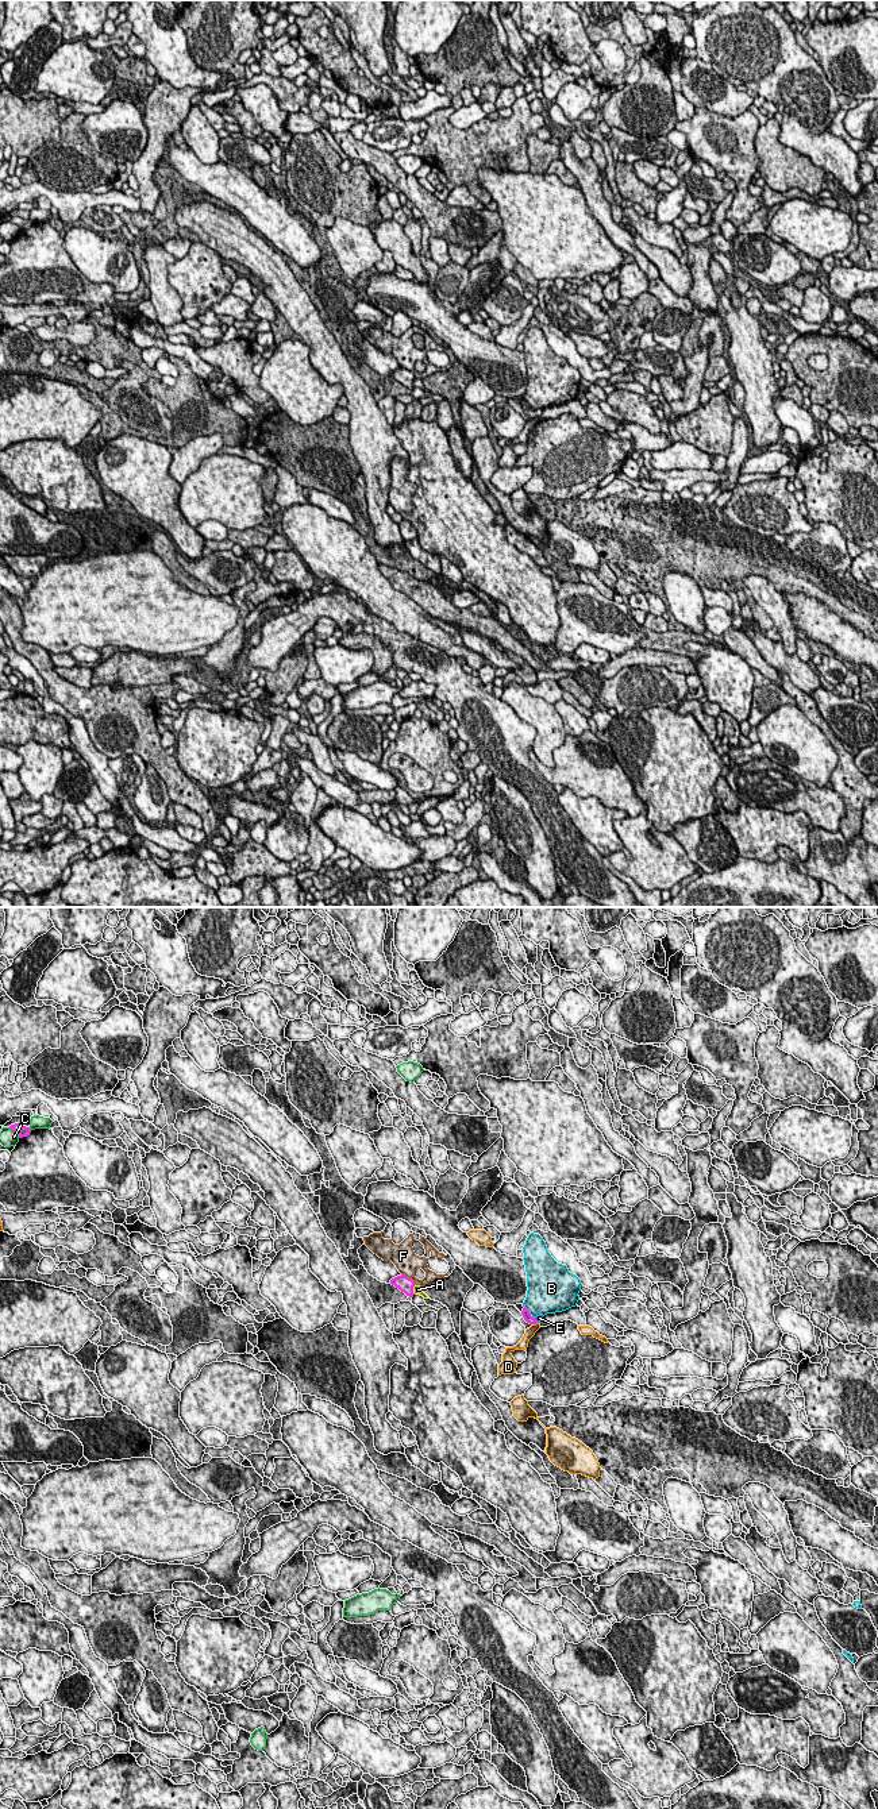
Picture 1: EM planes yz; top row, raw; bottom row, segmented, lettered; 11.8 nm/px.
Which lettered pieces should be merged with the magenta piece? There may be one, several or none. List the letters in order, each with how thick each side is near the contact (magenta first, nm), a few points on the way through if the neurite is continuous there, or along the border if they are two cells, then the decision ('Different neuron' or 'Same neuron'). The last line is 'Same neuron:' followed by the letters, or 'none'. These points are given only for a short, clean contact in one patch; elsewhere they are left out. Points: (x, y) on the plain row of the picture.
A: Thickness 190 nm (magenta) against 120 nm. Different neuron
B: Thickness 100 nm (magenta) against 420 nm. Different neuron
C: Thickness 130 nm (magenta) against 200 nm. Different neuron
D: Thickness 100 nm (magenta) against 120 nm. Different neuron
E: Thickness 100 nm (magenta) against 70 nm. Path across: yz (526, 407), (536, 413), (539, 411). Same neuron
F: Thickness 190 nm (magenta) against 280 nm. Different neuron
Same neuron: E

